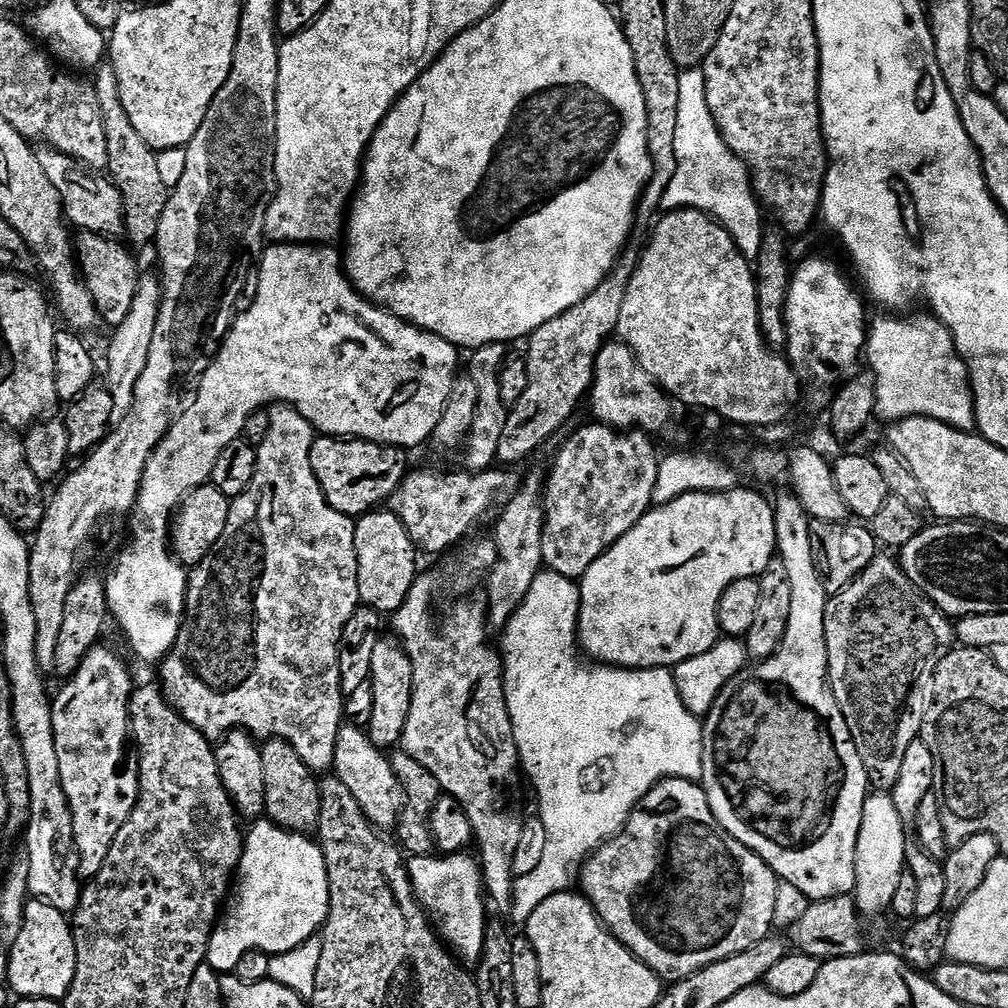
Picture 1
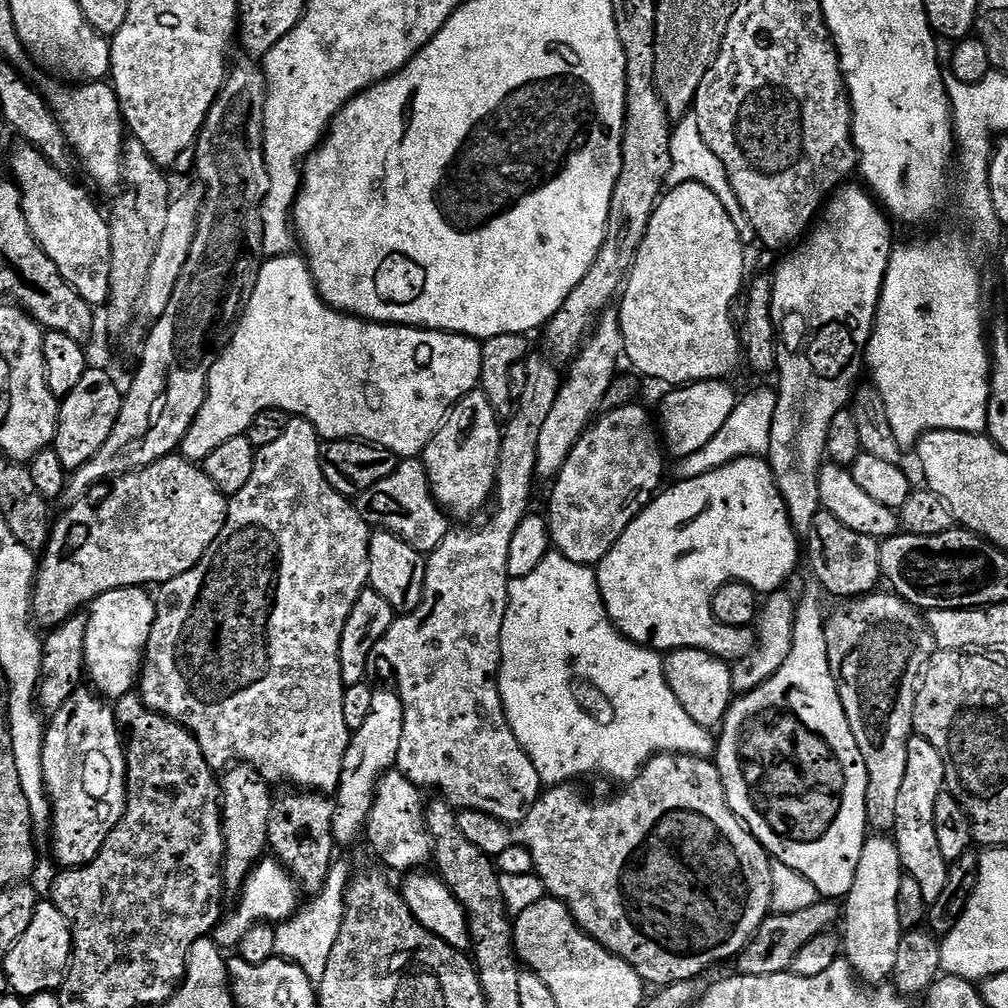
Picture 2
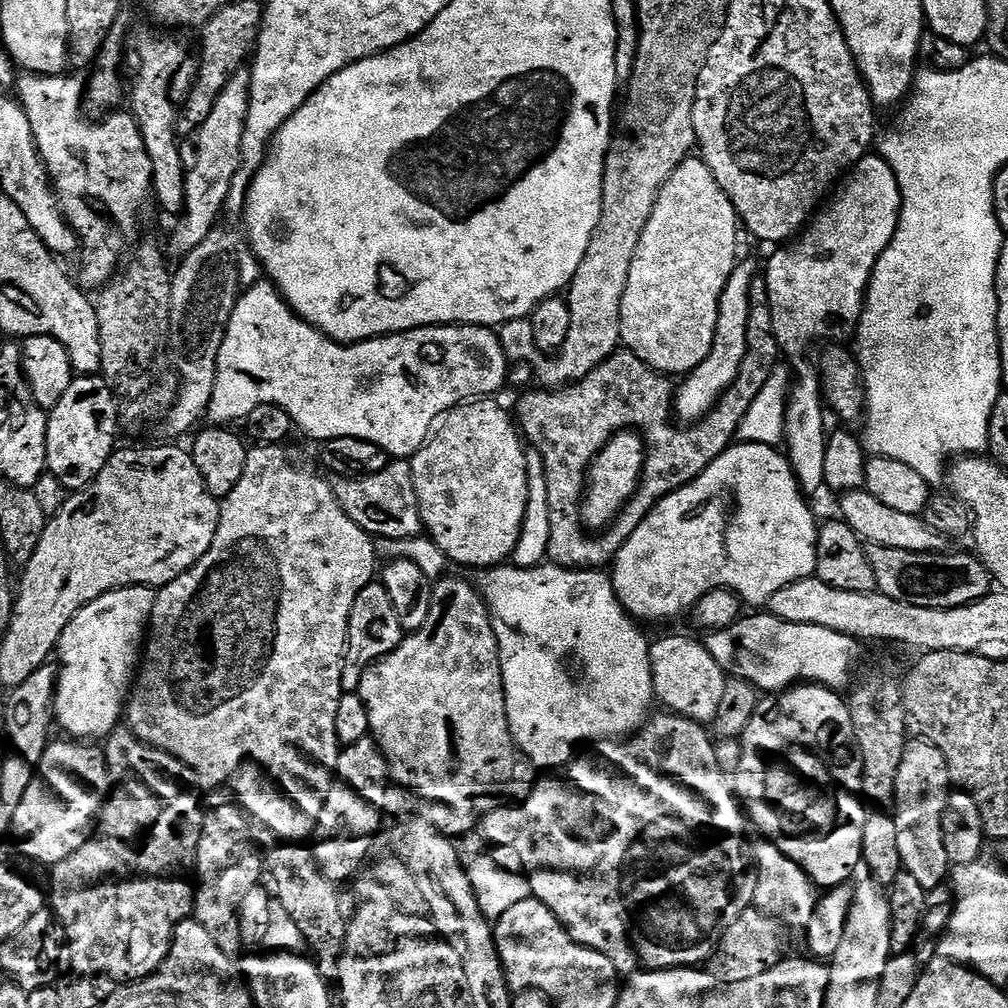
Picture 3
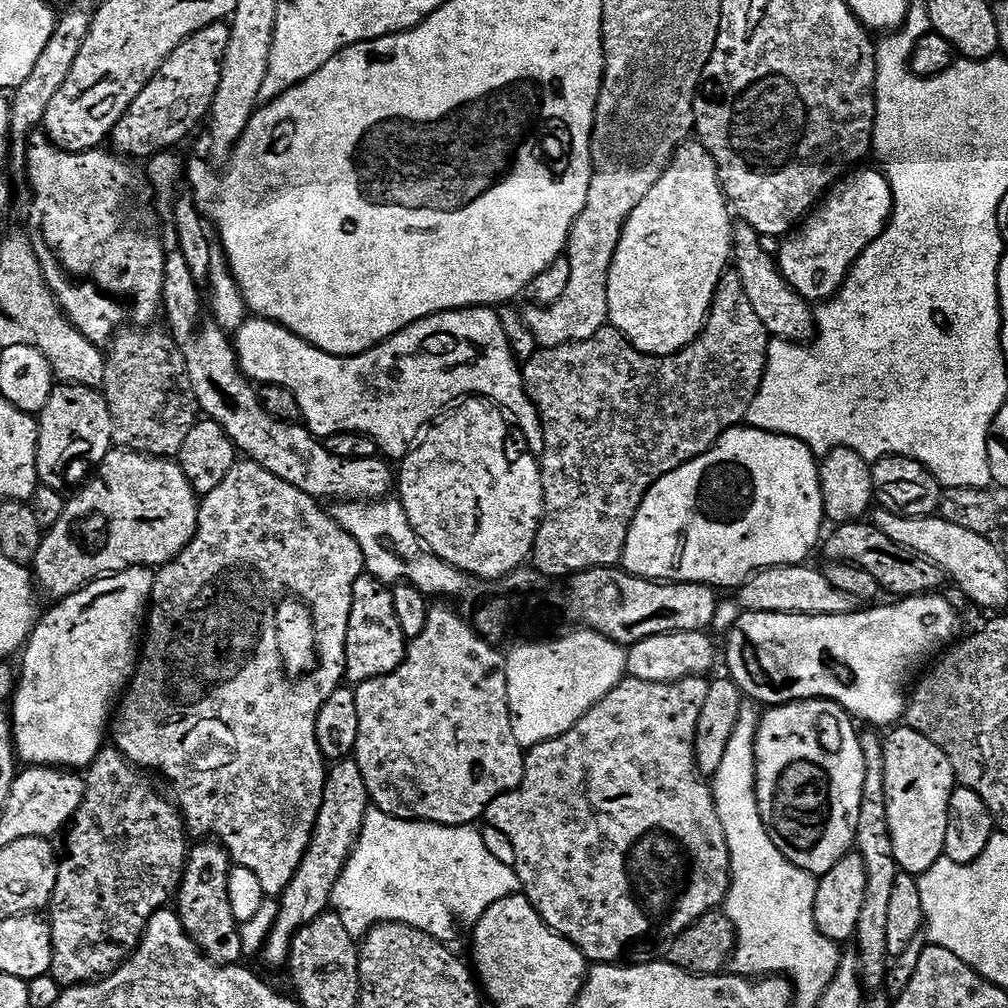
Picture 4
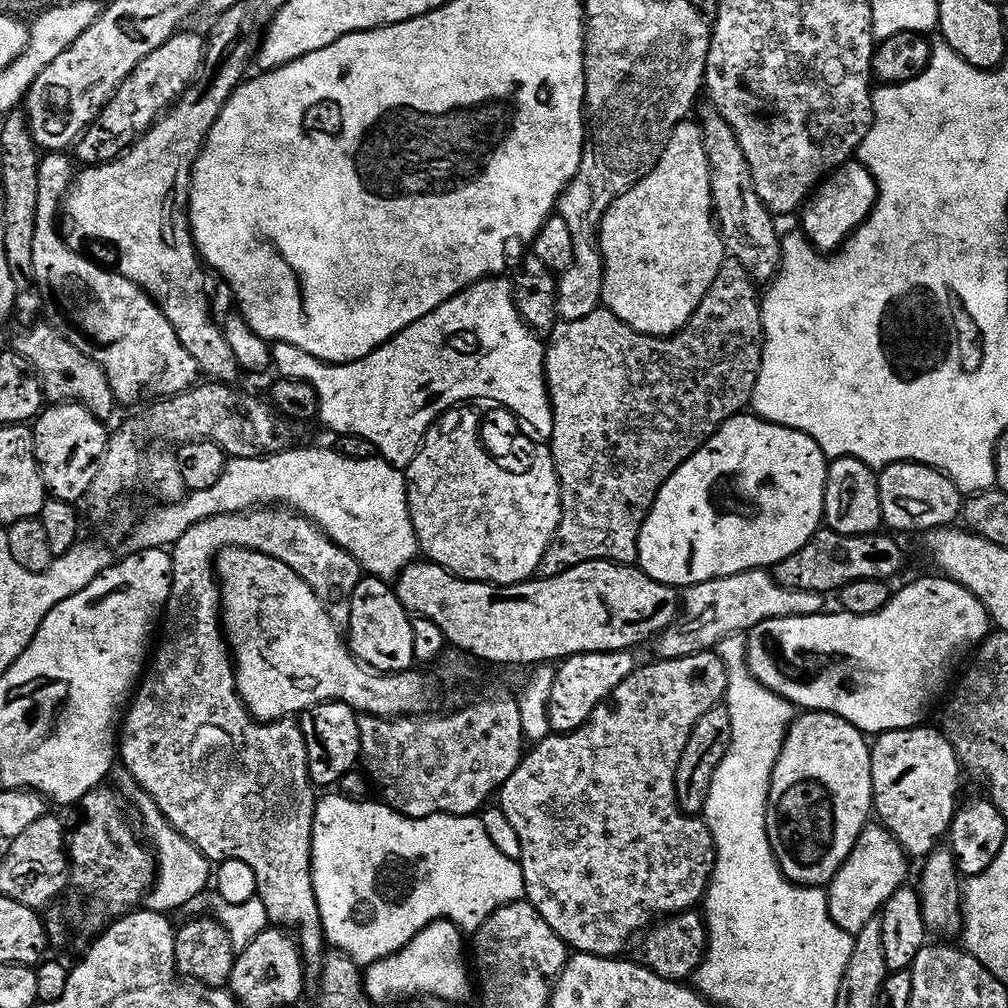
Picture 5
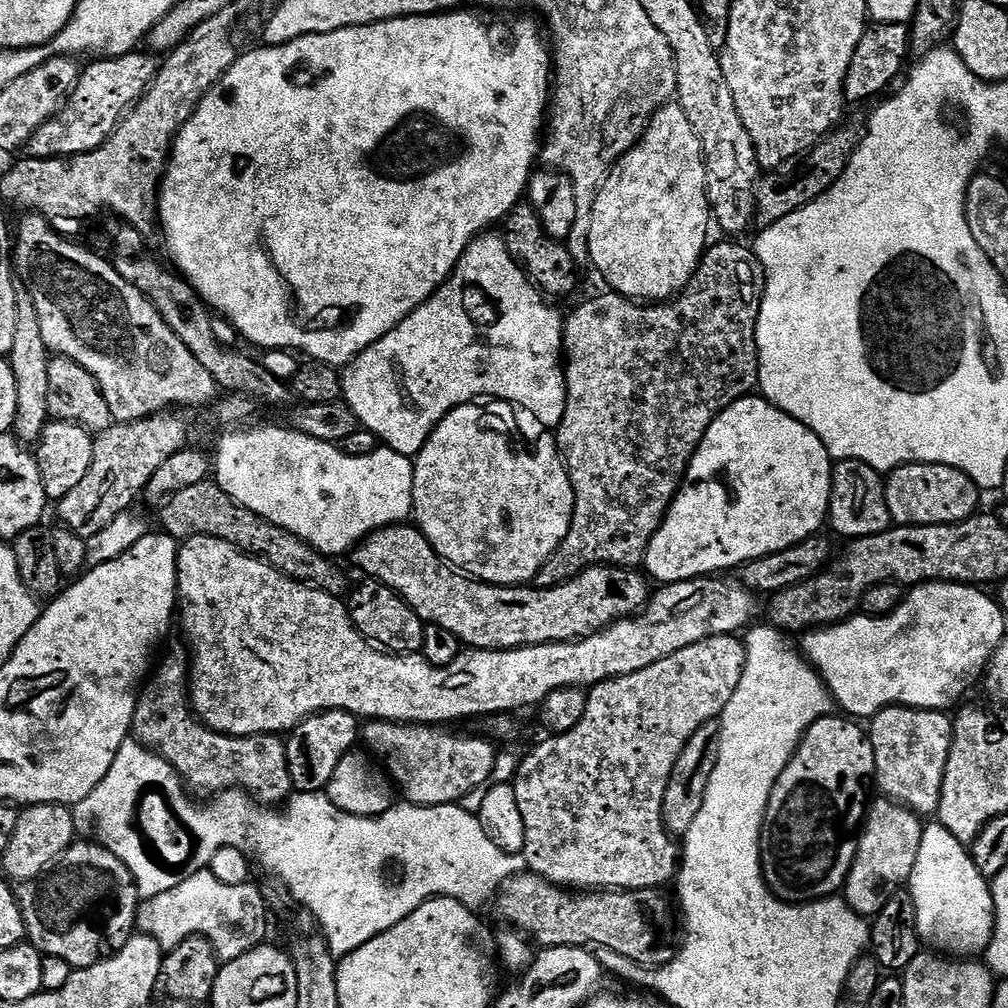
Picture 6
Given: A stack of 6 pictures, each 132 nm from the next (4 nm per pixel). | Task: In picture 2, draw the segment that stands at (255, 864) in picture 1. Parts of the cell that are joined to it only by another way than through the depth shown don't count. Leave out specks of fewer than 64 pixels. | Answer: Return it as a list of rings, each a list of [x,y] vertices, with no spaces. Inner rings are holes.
[[[265,858],[256,865],[254,871],[246,878],[243,888],[238,893],[240,901],[232,913],[225,915],[214,929],[214,939],[221,949],[235,949],[240,943],[242,934],[248,928],[261,922],[281,922],[295,916],[301,903],[301,893],[291,872],[275,858]]]

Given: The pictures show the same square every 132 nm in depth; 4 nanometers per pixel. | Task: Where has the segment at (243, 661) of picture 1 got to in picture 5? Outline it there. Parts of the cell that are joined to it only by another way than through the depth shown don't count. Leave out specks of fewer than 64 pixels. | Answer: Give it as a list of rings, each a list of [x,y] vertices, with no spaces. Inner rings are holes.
[[[261,506],[247,512],[227,512],[224,516],[212,516],[209,520],[200,520],[196,524],[189,524],[186,534],[178,538],[178,542],[171,549],[172,558],[172,589],[168,604],[164,608],[162,617],[162,631],[158,636],[158,643],[150,656],[150,663],[131,697],[126,708],[126,715],[122,720],[122,727],[118,732],[118,756],[128,767],[128,772],[152,795],[152,804],[162,810],[162,814],[169,822],[197,848],[209,862],[221,860],[237,860],[246,862],[250,870],[254,870],[256,879],[257,897],[266,906],[266,914],[273,925],[287,930],[294,937],[299,950],[300,959],[304,961],[304,974],[309,981],[319,981],[324,969],[324,957],[326,955],[326,941],[324,939],[324,923],[318,910],[318,898],[314,894],[314,882],[312,881],[312,831],[314,830],[314,814],[316,813],[317,789],[314,787],[308,769],[306,758],[306,738],[302,734],[299,723],[295,719],[273,720],[261,722],[249,714],[248,708],[241,701],[239,692],[236,691],[236,670],[230,645],[225,637],[222,627],[222,589],[217,581],[214,565],[216,554],[222,548],[250,548],[254,552],[264,552],[268,556],[274,556],[286,563],[298,573],[301,578],[307,580],[310,587],[317,590],[328,588],[326,595],[326,607],[332,619],[337,625],[347,626],[350,622],[350,602],[354,602],[354,590],[362,579],[362,569],[358,561],[346,550],[342,550],[330,537],[308,517],[293,512],[283,506]]]

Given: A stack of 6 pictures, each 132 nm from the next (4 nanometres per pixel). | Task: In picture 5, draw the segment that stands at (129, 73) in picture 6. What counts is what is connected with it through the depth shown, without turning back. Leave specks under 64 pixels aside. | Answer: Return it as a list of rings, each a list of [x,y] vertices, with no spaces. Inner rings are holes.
[[[188,31],[177,32],[158,50],[154,50],[154,54],[144,58],[117,90],[114,99],[104,105],[104,111],[78,144],[85,165],[108,164],[123,156],[136,143],[138,134],[149,132],[153,124],[196,82],[204,67],[206,40],[203,35],[195,36]]]

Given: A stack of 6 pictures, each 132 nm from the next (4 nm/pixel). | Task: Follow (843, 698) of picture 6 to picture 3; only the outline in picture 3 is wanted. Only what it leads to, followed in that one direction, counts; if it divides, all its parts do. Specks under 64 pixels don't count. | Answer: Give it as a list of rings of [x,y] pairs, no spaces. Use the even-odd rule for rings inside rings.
[[[771,614],[763,615],[745,615],[730,627],[713,631],[709,635],[712,637],[707,637],[706,643],[710,654],[714,654],[714,662],[718,662],[718,666],[722,666],[725,674],[731,674],[733,677],[750,682],[764,694],[779,694],[805,682],[819,684],[833,690],[847,689],[853,683],[854,671],[852,672],[852,667],[860,660],[861,641],[842,634],[838,630],[830,630],[826,626],[795,624],[779,620],[777,616]]]

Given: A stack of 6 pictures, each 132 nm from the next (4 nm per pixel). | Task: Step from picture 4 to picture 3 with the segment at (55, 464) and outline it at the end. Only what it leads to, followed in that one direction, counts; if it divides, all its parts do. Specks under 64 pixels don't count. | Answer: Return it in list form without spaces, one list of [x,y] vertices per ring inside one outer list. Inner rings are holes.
[[[77,375],[66,394],[48,412],[46,430],[47,471],[62,482],[69,493],[81,492],[106,466],[116,444],[116,427],[121,427],[120,406],[116,394],[103,375]]]

